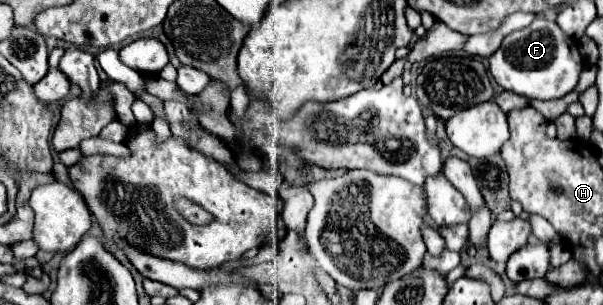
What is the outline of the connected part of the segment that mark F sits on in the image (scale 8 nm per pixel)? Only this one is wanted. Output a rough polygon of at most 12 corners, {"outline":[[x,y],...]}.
{"outline":[[553,19],[513,31],[489,57],[503,89],[559,99],[583,57]]}

